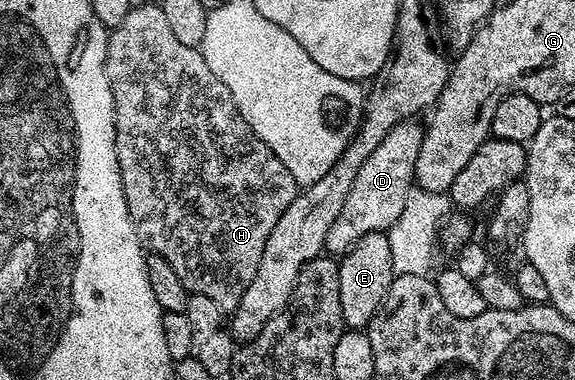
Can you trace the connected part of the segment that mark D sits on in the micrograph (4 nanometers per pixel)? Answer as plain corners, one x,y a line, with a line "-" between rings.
408,120
397,124
373,148
373,156
357,168
357,176
349,188
349,196
345,196
345,204
341,204
341,216
333,220
327,233
326,253
331,256
342,256
353,249
361,236
373,232
387,232
398,224
398,218
404,211
406,197
415,182
415,161
417,152
421,152
421,140
424,127
418,121

